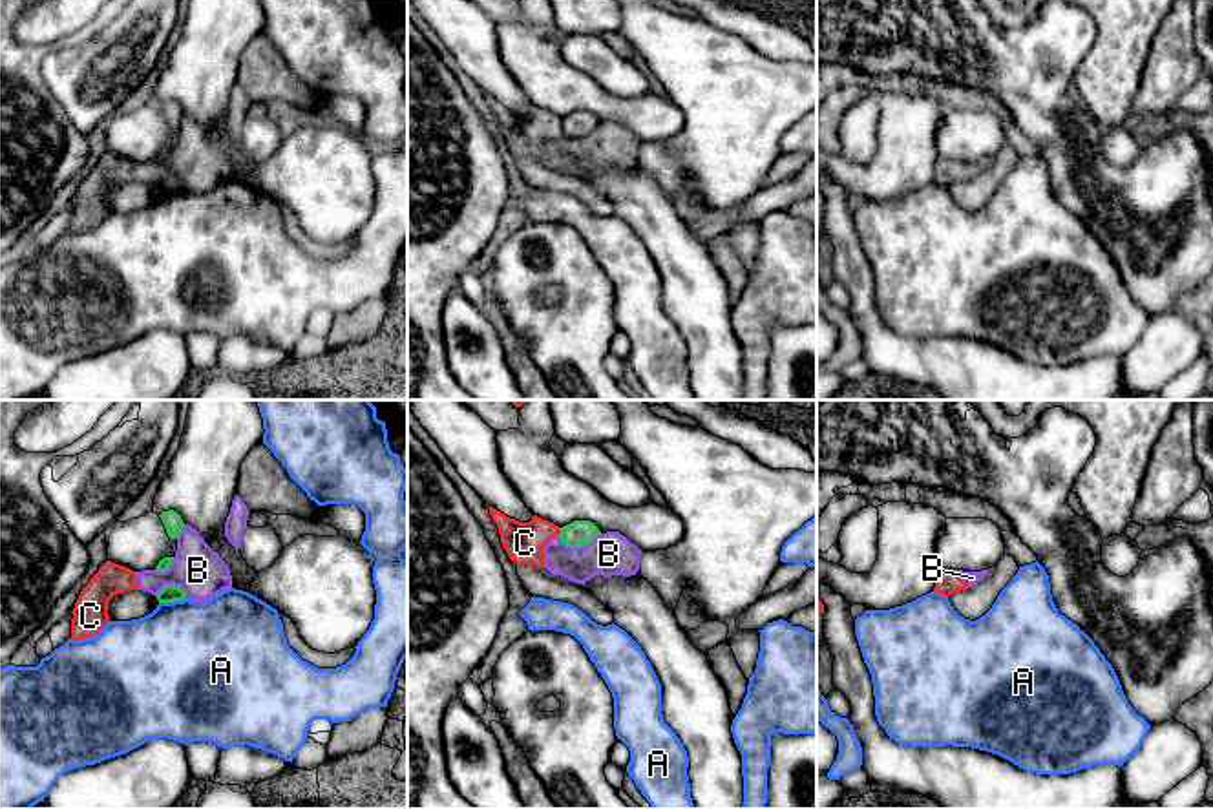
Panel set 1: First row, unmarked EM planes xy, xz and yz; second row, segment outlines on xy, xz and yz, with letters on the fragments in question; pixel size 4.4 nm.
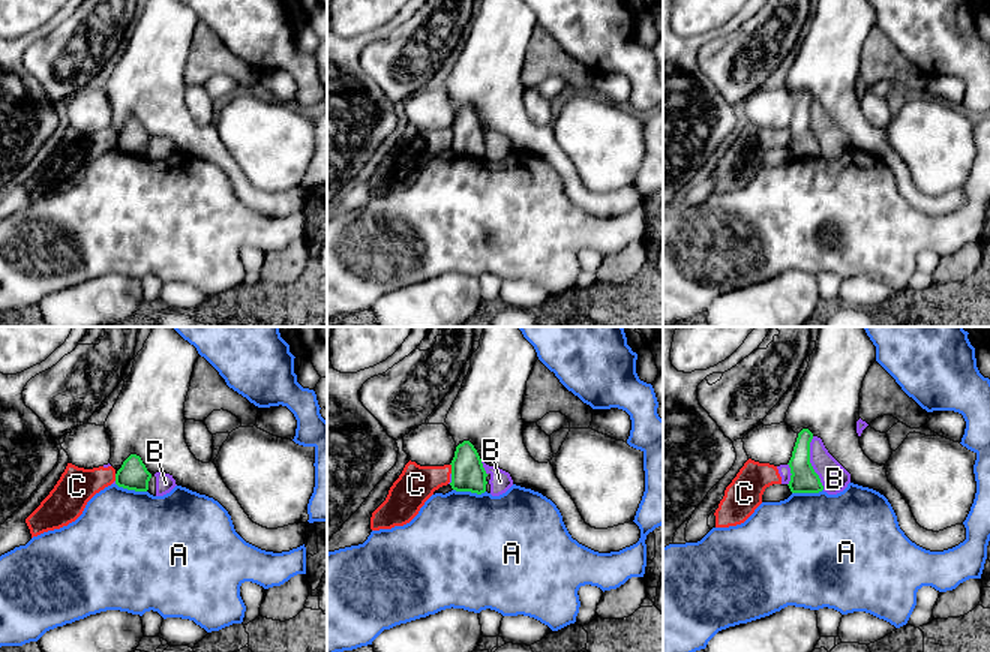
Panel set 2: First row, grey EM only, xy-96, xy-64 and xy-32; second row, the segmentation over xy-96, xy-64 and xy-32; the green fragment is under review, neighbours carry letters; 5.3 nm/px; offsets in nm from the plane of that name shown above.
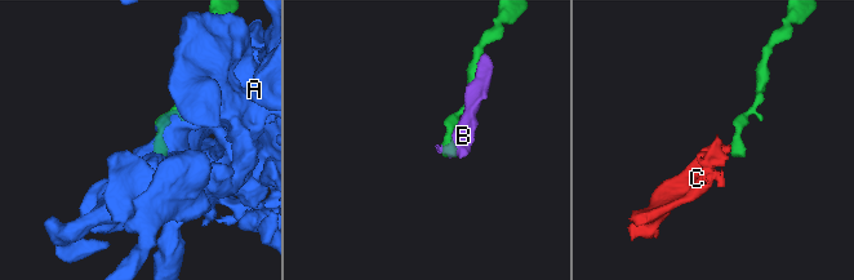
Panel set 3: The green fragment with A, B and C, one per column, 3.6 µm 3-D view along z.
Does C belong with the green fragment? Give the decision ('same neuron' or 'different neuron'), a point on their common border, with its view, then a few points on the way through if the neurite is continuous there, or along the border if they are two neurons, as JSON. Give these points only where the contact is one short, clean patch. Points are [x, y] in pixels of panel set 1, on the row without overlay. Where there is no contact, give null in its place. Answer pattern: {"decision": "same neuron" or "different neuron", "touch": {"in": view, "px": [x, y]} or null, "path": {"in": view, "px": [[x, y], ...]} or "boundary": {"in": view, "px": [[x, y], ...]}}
{"decision": "different neuron", "touch": {"in": "xz", "px": [561, 123]}, "boundary": {"in": "xz", "px": [[558, 119], [559, 125]]}}

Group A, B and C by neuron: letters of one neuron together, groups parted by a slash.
A / B C

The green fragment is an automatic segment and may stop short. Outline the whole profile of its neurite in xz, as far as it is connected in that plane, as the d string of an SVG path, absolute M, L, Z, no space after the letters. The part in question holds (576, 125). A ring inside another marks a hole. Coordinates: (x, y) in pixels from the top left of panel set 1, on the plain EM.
M574 111L561 121L561 131L570 139L579 139L592 133L601 122L590 111Z

